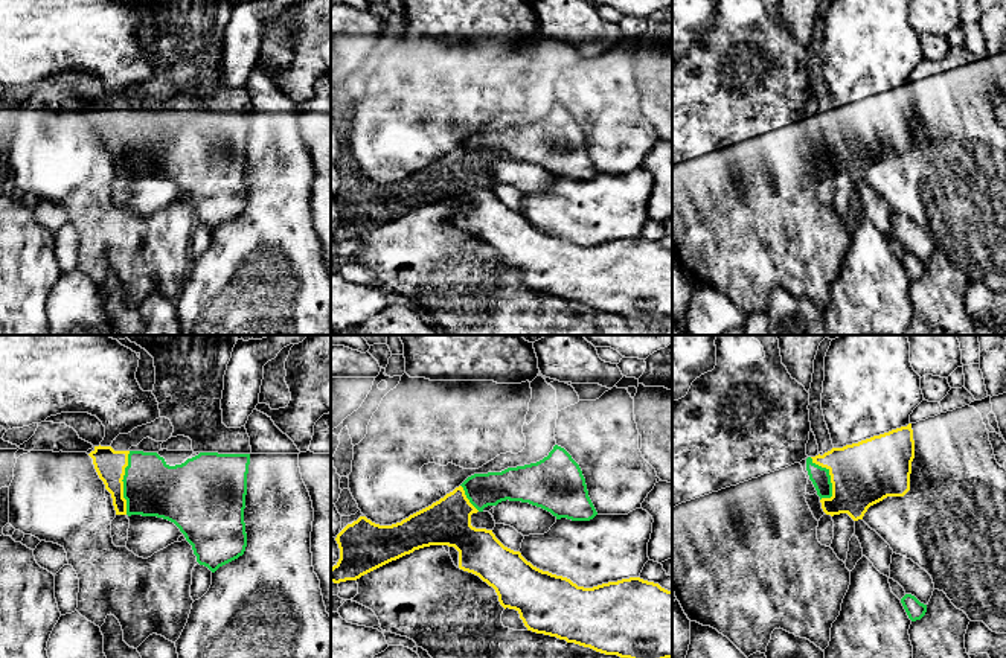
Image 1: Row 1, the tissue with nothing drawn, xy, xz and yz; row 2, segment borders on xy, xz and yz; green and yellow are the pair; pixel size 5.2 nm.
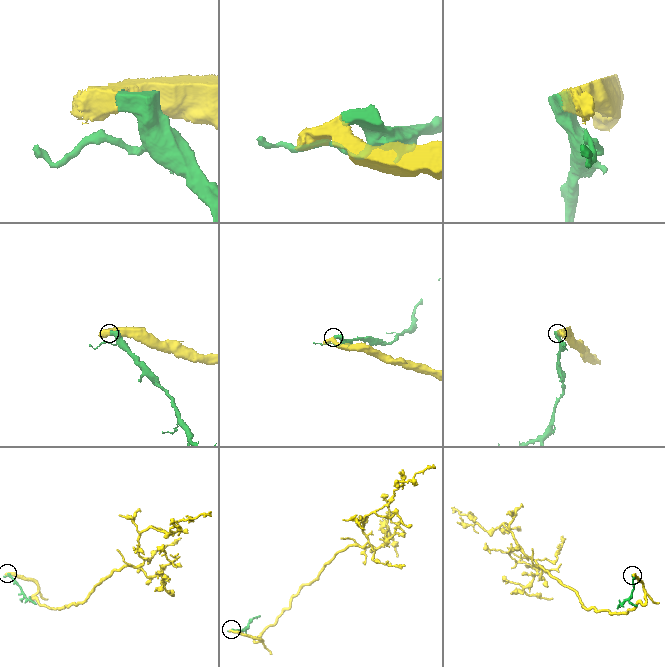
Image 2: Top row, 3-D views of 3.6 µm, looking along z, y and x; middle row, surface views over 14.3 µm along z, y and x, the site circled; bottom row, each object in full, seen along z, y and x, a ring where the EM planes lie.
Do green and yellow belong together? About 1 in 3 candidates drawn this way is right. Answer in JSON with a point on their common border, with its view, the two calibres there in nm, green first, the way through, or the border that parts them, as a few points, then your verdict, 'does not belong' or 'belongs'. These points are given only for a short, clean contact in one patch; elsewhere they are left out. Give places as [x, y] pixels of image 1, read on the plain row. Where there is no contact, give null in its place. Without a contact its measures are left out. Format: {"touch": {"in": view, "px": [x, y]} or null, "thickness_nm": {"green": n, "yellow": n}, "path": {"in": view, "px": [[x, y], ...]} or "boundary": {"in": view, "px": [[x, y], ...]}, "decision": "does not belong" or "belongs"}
{"touch": {"in": "xy", "px": [124, 142]}, "thickness_nm": {"green": 300, "yellow": 160}, "path": {"in": "xy", "px": [[151, 146], [142, 142], [124, 142], [110, 124]]}, "decision": "belongs"}

